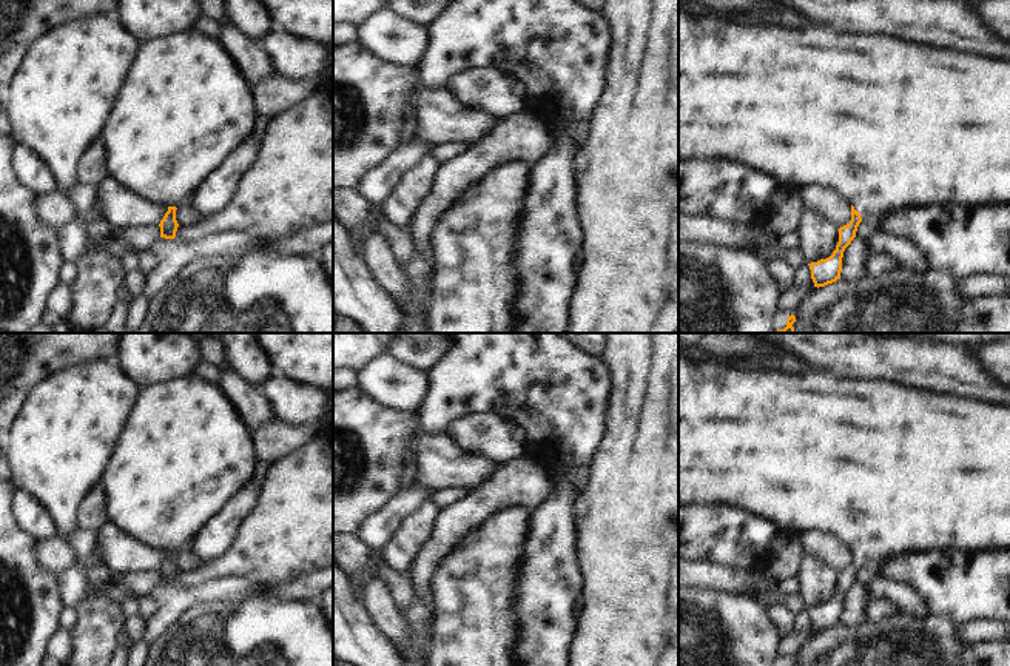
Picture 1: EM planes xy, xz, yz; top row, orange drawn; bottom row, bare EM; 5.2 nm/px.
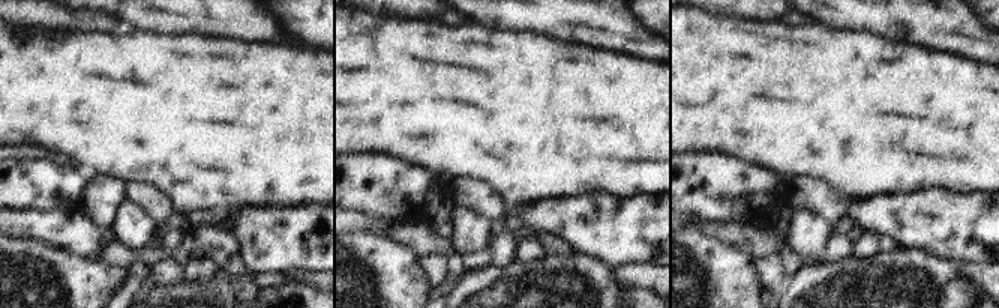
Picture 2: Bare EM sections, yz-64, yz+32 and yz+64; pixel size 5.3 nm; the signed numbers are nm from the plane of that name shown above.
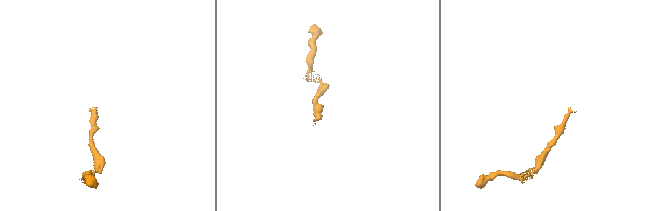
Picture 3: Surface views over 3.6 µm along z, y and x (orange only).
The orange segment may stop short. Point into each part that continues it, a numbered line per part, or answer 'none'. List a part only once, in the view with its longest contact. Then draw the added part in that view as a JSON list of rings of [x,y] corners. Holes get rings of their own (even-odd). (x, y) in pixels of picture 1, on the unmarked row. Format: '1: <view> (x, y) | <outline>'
1: yz (893, 472) | [[[678,355],[678,506],[732,506],[774,523],[779,530],[834,533],[868,570],[879,572],[888,561],[930,552],[958,550],[967,555],[1010,552],[1010,401],[924,392],[893,382],[856,382],[828,373],[791,376],[732,368],[722,362],[694,362]]]

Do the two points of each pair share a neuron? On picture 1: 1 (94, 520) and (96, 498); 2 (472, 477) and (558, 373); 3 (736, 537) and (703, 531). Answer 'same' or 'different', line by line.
1: same
2: different
3: same

